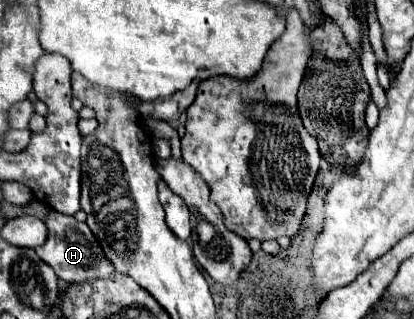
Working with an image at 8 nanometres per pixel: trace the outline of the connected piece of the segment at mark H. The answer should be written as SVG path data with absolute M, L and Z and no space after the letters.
M49 211L47 217L43 217L43 223L47 225L47 241L35 249L37 255L57 273L59 279L67 283L83 283L89 279L99 279L105 275L113 275L113 267L109 267L109 261L105 259L101 245L89 231L87 223L79 223L71 215L63 215L59 211Z

